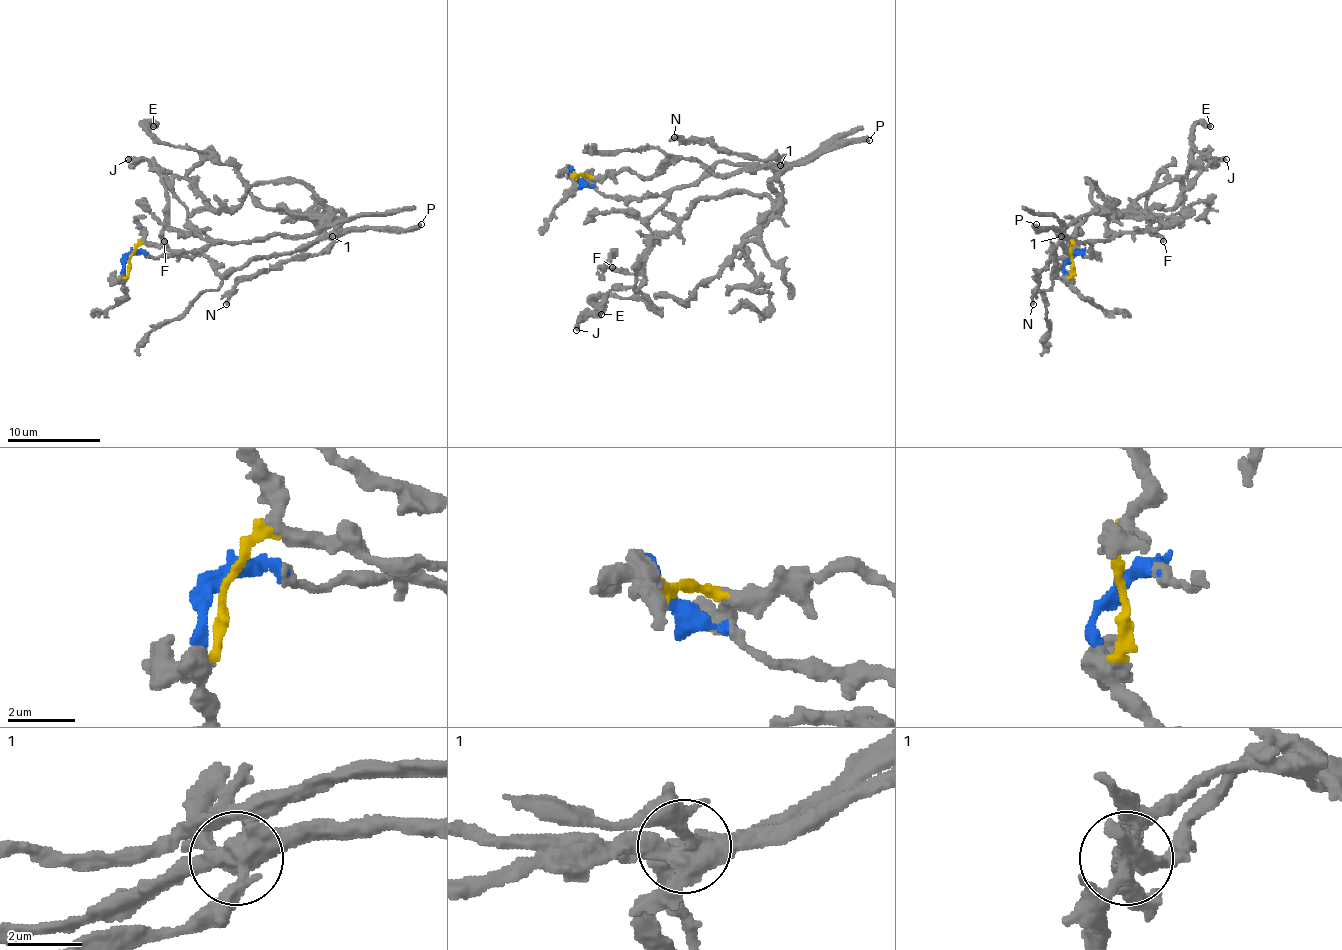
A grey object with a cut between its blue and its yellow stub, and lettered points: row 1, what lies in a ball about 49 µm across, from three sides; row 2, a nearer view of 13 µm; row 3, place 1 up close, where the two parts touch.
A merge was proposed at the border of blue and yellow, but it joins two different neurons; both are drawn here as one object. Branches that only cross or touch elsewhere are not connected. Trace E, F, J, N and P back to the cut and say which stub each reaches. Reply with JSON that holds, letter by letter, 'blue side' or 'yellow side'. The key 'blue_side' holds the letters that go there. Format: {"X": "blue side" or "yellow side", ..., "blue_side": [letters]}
{"E": "yellow side", "F": "yellow side", "J": "blue side", "N": "blue side", "P": "yellow side", "blue_side": ["J", "N"]}

